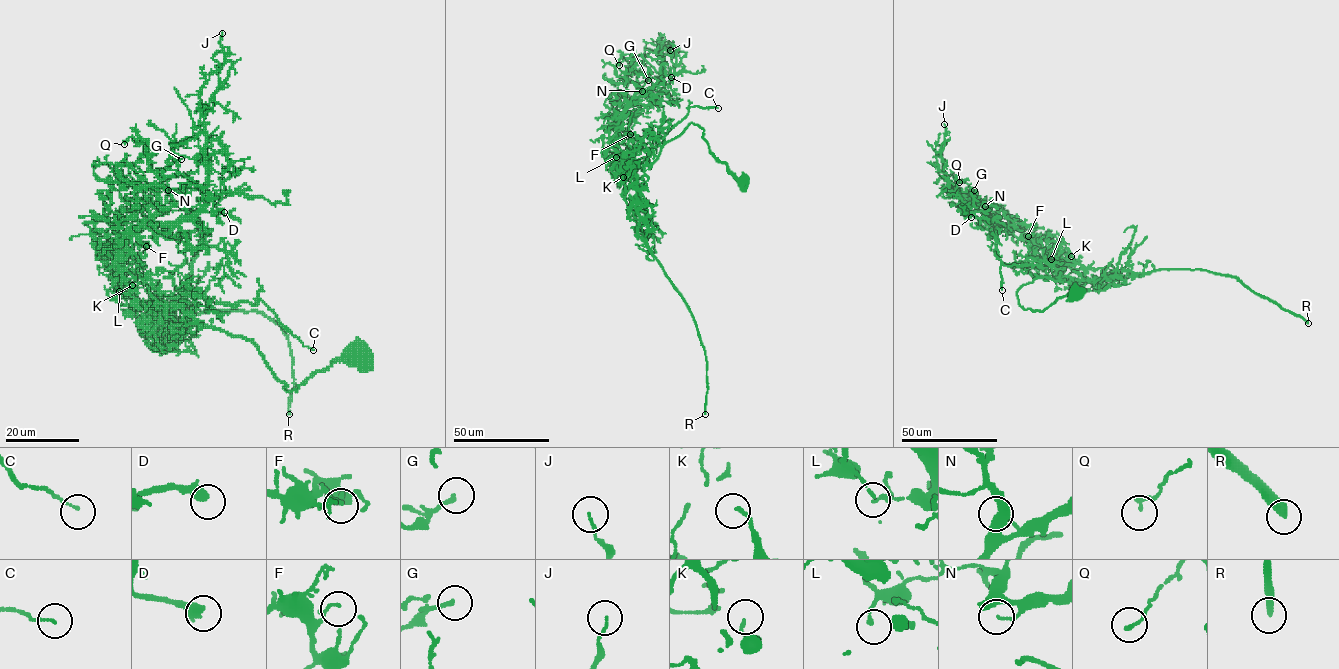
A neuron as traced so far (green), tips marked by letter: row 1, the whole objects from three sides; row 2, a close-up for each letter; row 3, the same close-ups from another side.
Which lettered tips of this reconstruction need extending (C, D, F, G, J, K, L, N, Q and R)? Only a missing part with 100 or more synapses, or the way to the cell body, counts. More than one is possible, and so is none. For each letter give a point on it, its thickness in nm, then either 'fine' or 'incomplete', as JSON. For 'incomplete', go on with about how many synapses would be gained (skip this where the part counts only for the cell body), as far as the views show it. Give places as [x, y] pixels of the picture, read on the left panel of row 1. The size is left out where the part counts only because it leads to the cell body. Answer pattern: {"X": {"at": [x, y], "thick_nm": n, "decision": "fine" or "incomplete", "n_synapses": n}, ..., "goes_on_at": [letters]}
{"C": {"at": [313, 350], "thick_nm": 100, "decision": "fine"}, "D": {"at": [224, 212], "thick_nm": 480, "decision": "fine"}, "F": {"at": [146, 246], "thick_nm": 80, "decision": "fine"}, "G": {"at": [181, 159], "thick_nm": 180, "decision": "fine"}, "J": {"at": [222, 33], "thick_nm": 100, "decision": "fine"}, "K": {"at": [132, 285], "thick_nm": 130, "decision": "fine"}, "L": {"at": [119, 291], "thick_nm": 130, "decision": "fine"}, "N": {"at": [168, 190], "thick_nm": 100, "decision": "fine"}, "Q": {"at": [124, 144], "thick_nm": 150, "decision": "fine"}, "R": {"at": [289, 414], "thick_nm": 360, "decision": "incomplete", "n_synapses": 400}, "goes_on_at": ["R"]}

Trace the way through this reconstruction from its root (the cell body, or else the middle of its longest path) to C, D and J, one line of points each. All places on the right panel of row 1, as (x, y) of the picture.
C: (1074, 293), (1042, 310), (1024, 309), (1017, 291), (1051, 278), (1050, 265), (1039, 260), (1001, 264), (1002, 290)
D: (1074, 293), (1024, 309), (1017, 291), (1037, 278), (1058, 280), (1057, 264), (1021, 232), (959, 208), (971, 217)
J: (1074, 293), (1042, 310), (1019, 304), (1023, 285), (1058, 280), (1057, 264), (952, 191), (944, 124)

